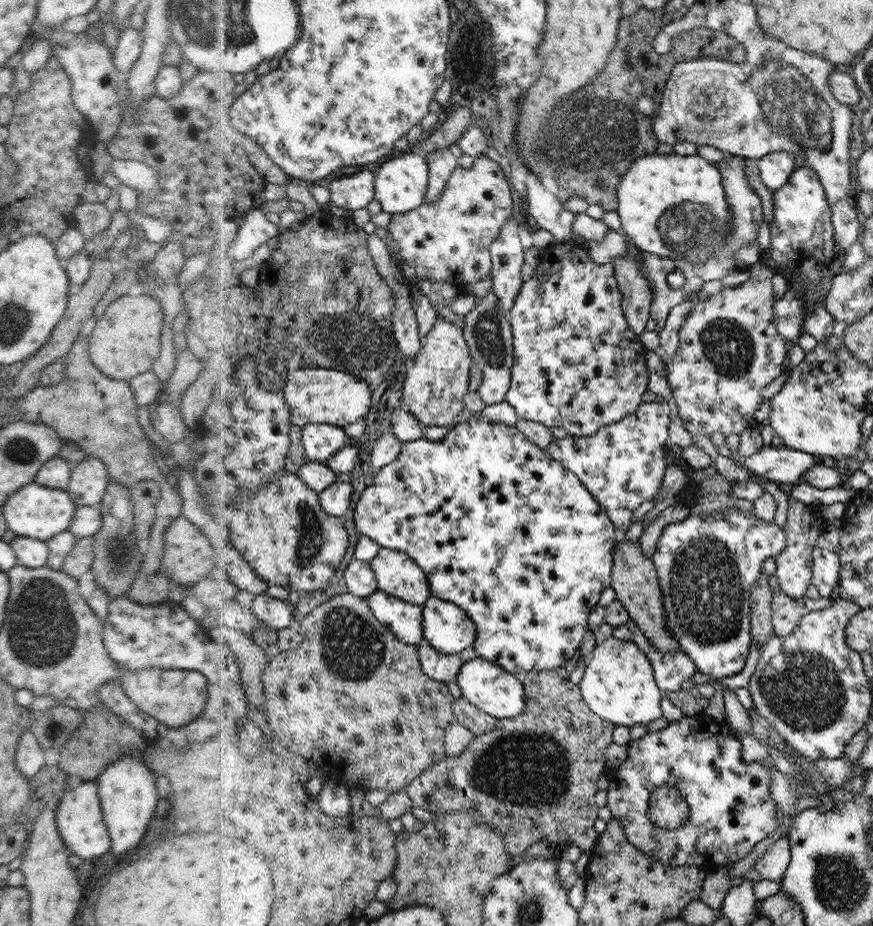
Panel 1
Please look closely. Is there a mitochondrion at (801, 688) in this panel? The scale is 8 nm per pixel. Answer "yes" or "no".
yes

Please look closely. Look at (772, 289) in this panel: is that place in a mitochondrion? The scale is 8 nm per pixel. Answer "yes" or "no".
no

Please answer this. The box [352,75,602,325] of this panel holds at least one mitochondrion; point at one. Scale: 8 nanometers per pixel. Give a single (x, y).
(553, 87)

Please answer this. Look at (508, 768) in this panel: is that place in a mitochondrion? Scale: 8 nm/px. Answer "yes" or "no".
yes

